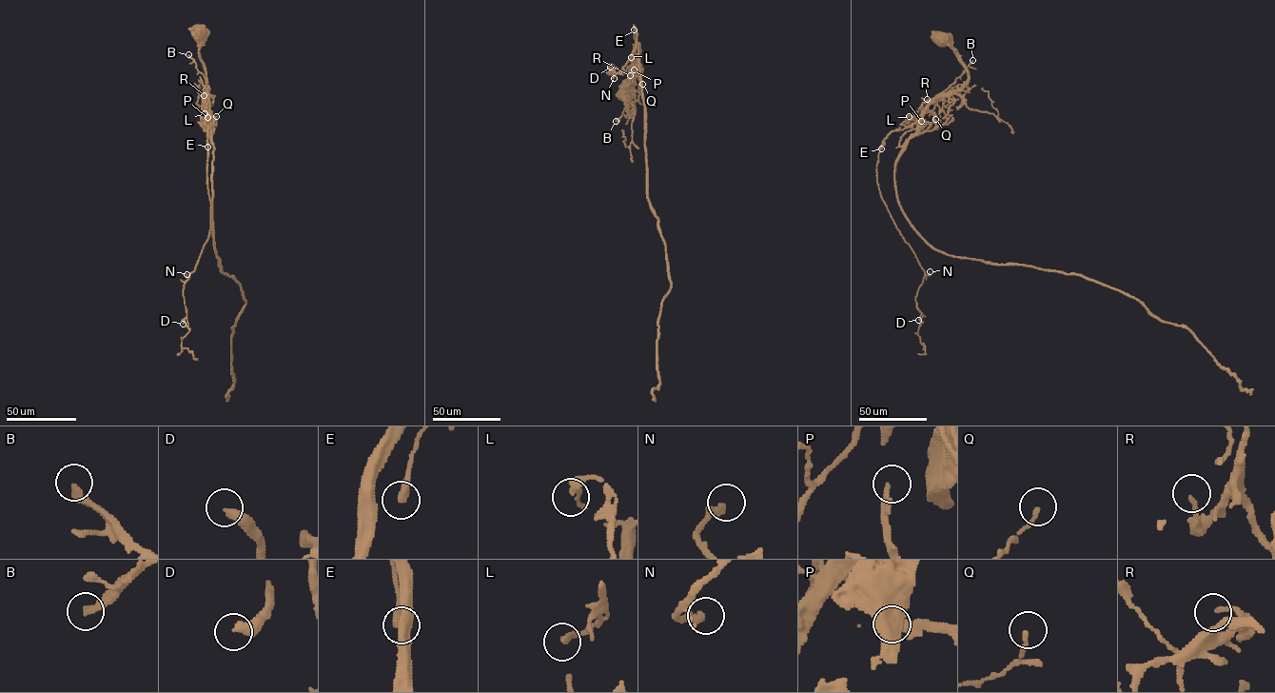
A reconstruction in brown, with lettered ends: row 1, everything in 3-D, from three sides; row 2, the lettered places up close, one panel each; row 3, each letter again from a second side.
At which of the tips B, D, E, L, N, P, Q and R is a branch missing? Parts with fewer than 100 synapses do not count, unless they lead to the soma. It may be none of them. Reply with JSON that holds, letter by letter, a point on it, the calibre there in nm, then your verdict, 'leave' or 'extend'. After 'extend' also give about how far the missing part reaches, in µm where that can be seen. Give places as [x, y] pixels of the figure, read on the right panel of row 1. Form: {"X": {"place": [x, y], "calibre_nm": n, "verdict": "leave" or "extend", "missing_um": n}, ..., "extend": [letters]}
{"B": {"place": [972, 60], "calibre_nm": 240, "verdict": "leave"}, "D": {"place": [918, 320], "calibre_nm": 400, "verdict": "leave"}, "E": {"place": [881, 148], "calibre_nm": 300, "verdict": "leave"}, "L": {"place": [909, 116], "calibre_nm": 280, "verdict": "leave"}, "N": {"place": [930, 271], "calibre_nm": 280, "verdict": "leave"}, "P": {"place": [921, 121], "calibre_nm": 190, "verdict": "leave"}, "Q": {"place": [935, 119], "calibre_nm": 150, "verdict": "leave"}, "R": {"place": [927, 99], "calibre_nm": 180, "verdict": "leave"}, "extend": []}

